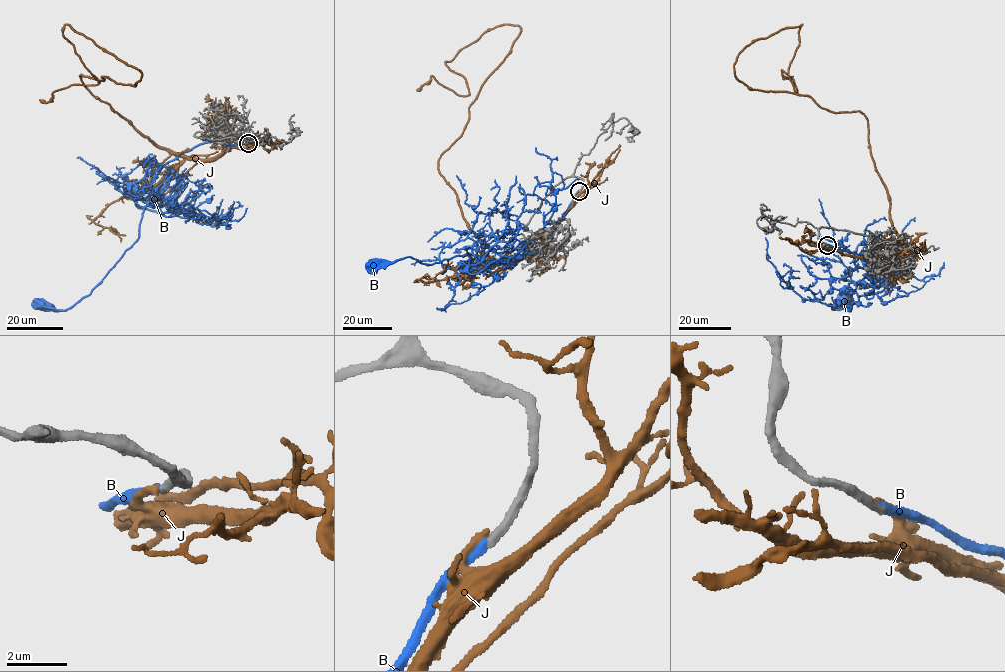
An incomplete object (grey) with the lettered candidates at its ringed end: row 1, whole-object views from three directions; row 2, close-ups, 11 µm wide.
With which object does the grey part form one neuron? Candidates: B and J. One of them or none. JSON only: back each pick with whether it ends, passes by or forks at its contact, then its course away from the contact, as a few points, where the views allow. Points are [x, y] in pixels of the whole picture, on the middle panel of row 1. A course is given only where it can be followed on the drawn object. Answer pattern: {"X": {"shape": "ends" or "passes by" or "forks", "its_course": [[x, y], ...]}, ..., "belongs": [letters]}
{"B": {"shape": "ends", "its_course": [[579, 191], [551, 227], [479, 268], [461, 270], [469, 263], [467, 252], [430, 265], [407, 257], [373, 264]]}, "belongs": ["B"]}

